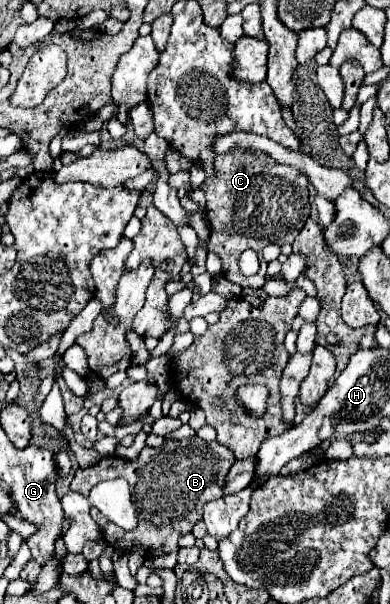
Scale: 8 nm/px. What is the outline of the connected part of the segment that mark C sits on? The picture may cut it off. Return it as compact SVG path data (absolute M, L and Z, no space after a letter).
M231 149L225 155L217 155L213 161L213 175L207 175L201 183L201 191L207 197L205 215L211 225L209 249L223 261L223 277L241 287L259 289L265 283L267 261L259 257L261 267L255 275L245 277L239 271L237 259L243 249L253 249L261 255L261 249L269 243L293 243L303 223L309 219L309 181L295 167L279 165L261 151Z

